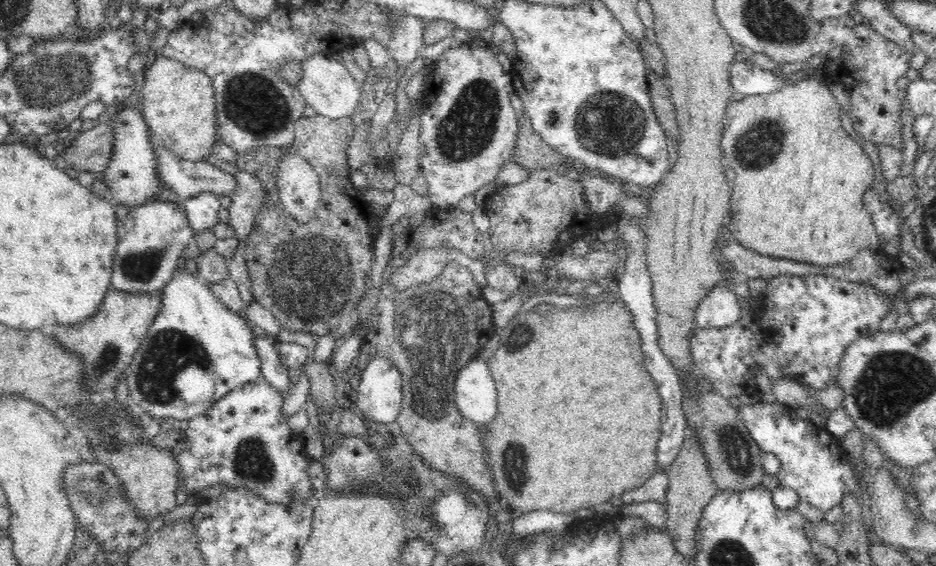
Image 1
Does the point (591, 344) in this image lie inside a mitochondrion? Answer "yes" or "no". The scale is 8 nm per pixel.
no

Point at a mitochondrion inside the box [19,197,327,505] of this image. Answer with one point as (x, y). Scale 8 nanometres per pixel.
(160, 377)

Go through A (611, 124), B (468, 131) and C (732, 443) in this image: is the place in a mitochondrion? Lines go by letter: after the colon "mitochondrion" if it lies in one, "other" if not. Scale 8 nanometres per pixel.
A: mitochondrion
B: mitochondrion
C: mitochondrion

